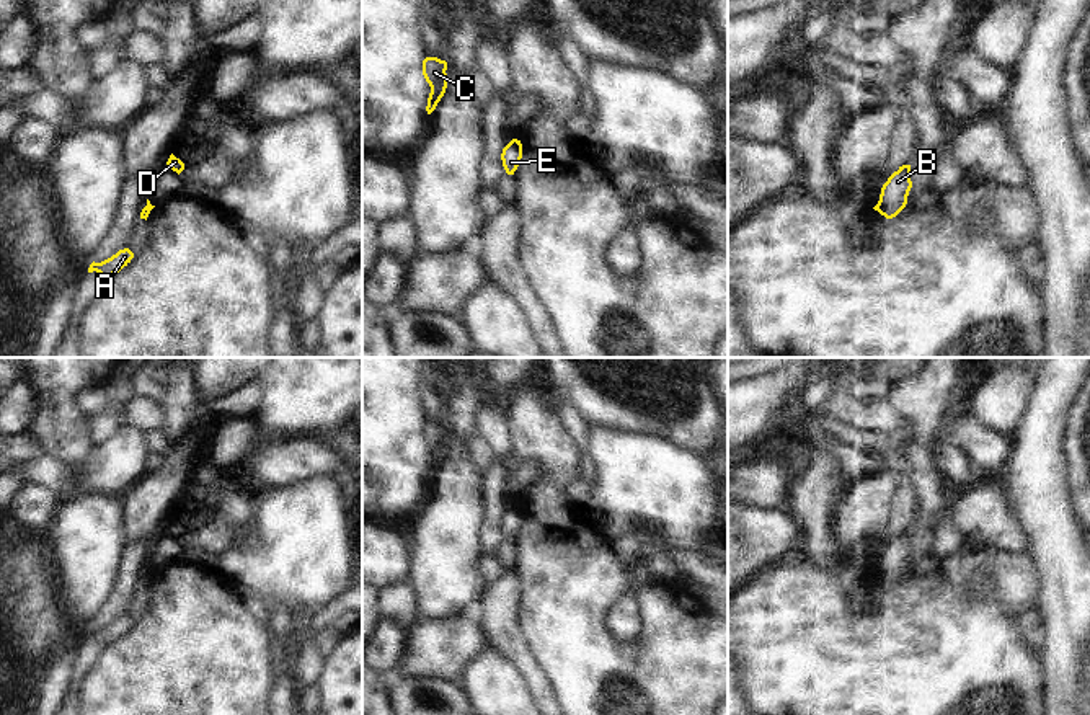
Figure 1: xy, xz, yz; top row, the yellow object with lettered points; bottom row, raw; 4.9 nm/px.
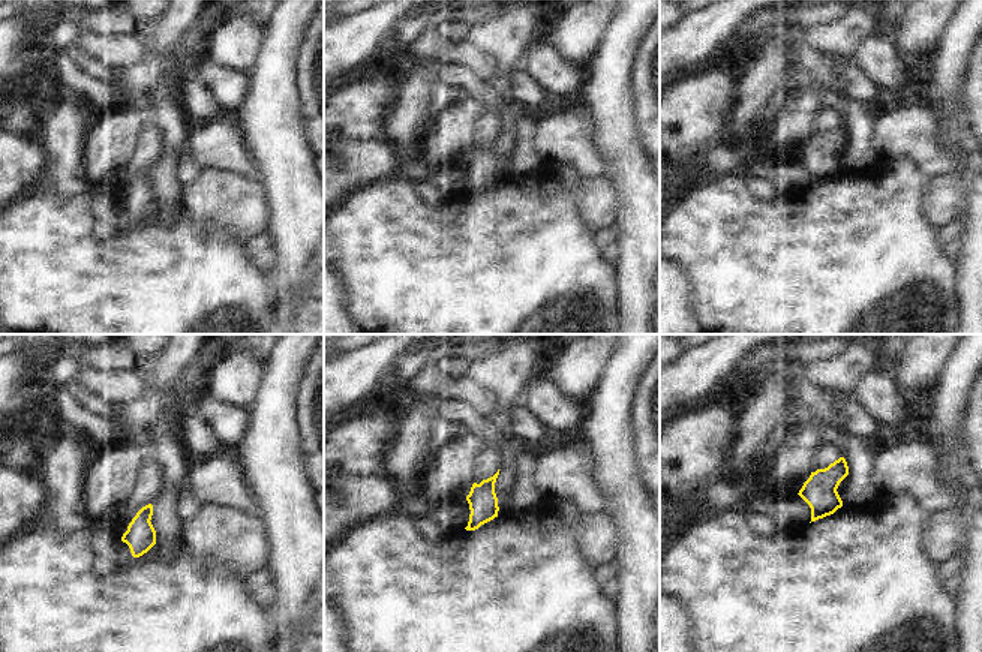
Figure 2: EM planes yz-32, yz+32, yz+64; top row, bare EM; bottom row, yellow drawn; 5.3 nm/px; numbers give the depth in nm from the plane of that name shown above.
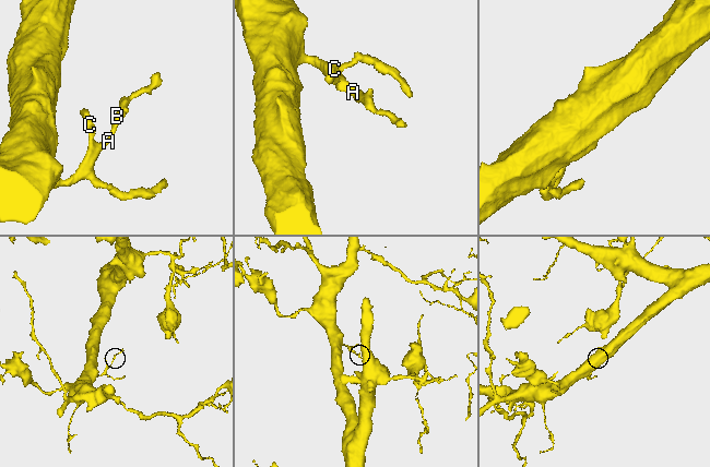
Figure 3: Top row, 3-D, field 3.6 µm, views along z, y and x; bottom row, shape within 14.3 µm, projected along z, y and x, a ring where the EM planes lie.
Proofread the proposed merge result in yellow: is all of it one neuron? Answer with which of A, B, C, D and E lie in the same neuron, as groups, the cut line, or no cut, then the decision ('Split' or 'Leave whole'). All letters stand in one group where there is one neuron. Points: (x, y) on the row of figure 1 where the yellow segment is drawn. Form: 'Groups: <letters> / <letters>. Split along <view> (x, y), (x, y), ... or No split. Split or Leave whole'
Groups: A B C D E. No split. Leave whole.

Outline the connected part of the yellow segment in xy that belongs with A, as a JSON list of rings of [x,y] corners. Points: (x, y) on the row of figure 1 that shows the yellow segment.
[[[129,248],[119,250],[111,258],[101,263],[91,263],[88,273],[100,273],[104,279],[111,278],[113,274],[119,273],[124,266],[131,263],[134,253]]]

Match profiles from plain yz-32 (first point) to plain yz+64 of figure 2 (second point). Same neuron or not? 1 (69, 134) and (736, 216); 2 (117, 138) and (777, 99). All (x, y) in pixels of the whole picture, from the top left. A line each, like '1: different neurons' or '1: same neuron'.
1: different neurons
2: different neurons

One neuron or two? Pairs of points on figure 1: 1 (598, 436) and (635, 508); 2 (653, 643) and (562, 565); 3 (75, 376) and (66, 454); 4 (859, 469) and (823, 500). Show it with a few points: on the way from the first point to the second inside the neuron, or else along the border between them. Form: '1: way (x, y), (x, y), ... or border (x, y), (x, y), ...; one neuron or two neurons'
1: way (615, 454), (635, 474), (635, 490); one neuron
2: way (622, 648), (611, 648), (567, 604), (567, 596); one neuron
3: way (66, 395), (66, 435); one neuron
4: border (824, 448), (829, 448), (839, 457), (846, 484); two neurons

